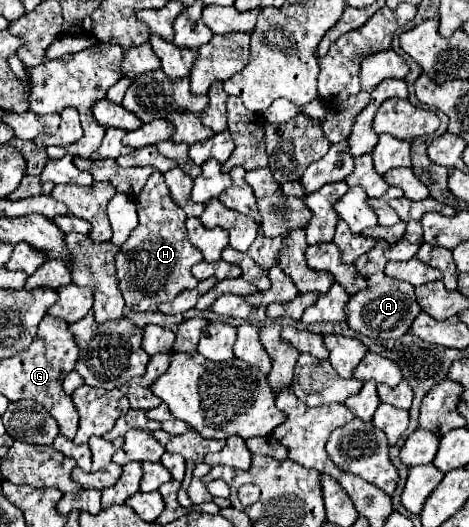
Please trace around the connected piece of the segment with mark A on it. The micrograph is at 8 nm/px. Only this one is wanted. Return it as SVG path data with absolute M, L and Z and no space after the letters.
M379 240L377 246L373 250L369 250L367 254L359 256L353 264L359 270L359 274L367 280L367 288L363 292L357 292L351 296L351 300L347 302L345 314L347 314L347 324L349 328L357 330L359 334L367 336L367 338L375 338L375 340L389 340L389 338L401 338L413 324L413 318L419 316L421 308L415 300L415 292L413 286L407 282L397 282L395 278L389 278L383 274L383 268L387 264L383 251L390 248L391 244L384 240Z

